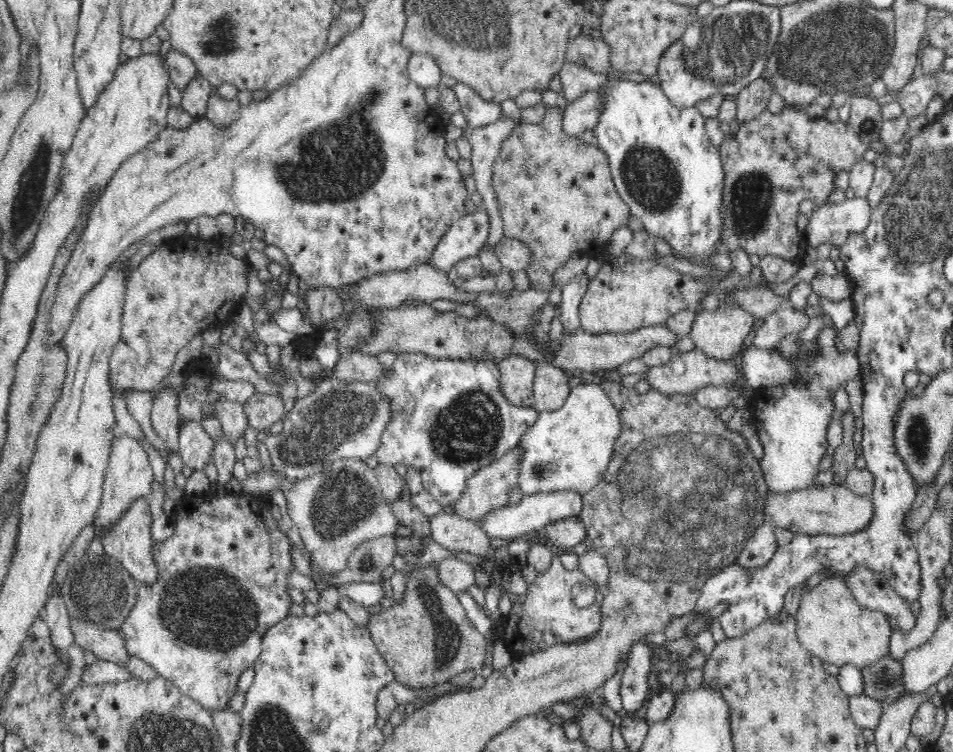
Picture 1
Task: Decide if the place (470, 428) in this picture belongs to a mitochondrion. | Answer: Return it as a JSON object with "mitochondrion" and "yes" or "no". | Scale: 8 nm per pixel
{"mitochondrion":"yes"}

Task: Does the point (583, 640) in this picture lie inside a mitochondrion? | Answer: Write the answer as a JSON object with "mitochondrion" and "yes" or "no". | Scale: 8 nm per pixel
{"mitochondrion":"no"}

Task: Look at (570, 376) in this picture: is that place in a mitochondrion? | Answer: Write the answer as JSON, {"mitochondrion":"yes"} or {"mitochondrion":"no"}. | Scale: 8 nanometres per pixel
{"mitochondrion":"no"}

